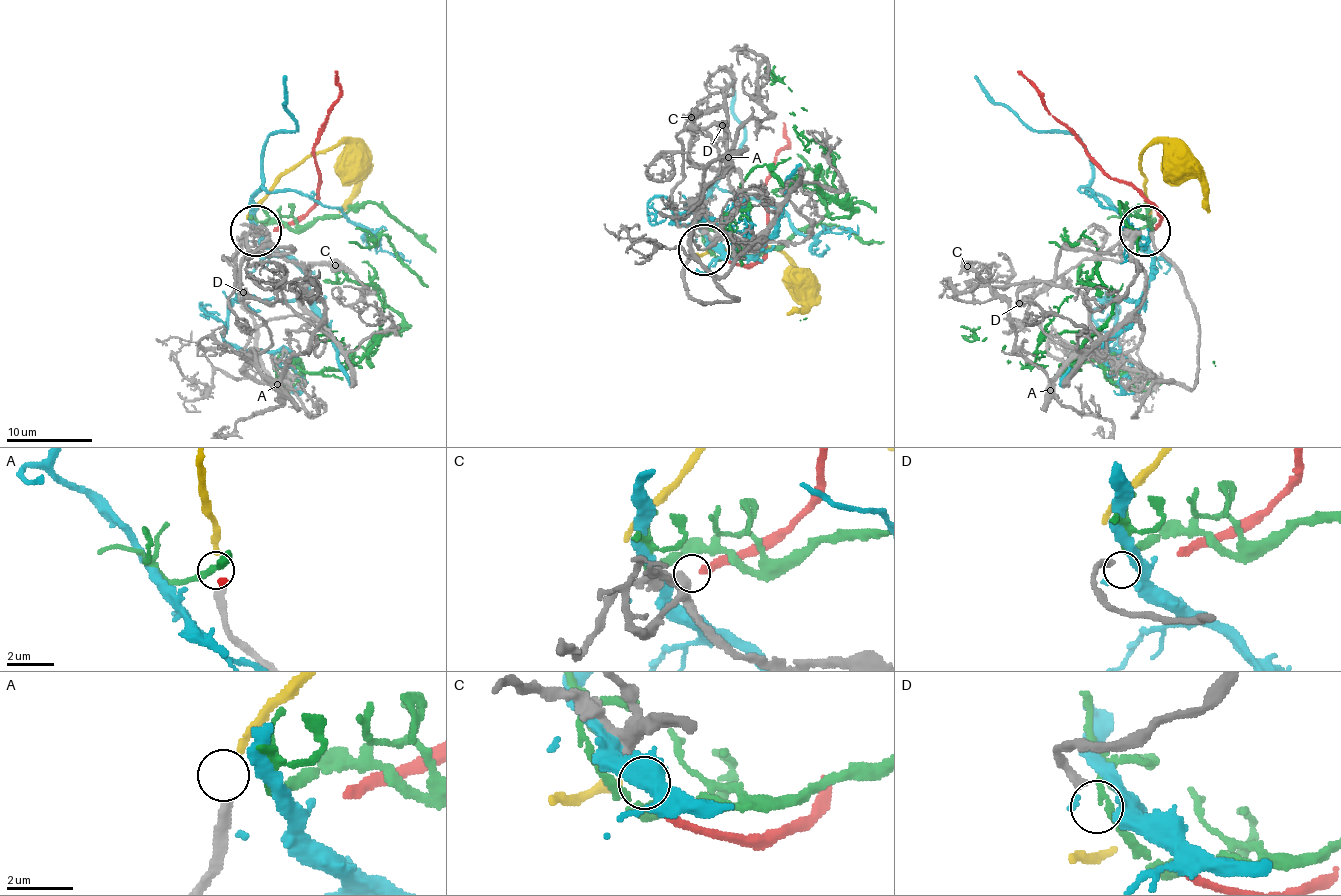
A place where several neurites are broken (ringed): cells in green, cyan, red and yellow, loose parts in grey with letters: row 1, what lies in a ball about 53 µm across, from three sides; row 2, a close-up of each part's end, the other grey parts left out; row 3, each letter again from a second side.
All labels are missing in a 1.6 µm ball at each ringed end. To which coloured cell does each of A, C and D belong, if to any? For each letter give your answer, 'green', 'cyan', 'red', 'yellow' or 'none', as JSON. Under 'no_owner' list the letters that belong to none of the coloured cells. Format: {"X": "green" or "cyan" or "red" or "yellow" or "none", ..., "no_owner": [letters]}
{"A": "yellow", "C": "red", "D": "none", "no_owner": ["D"]}

